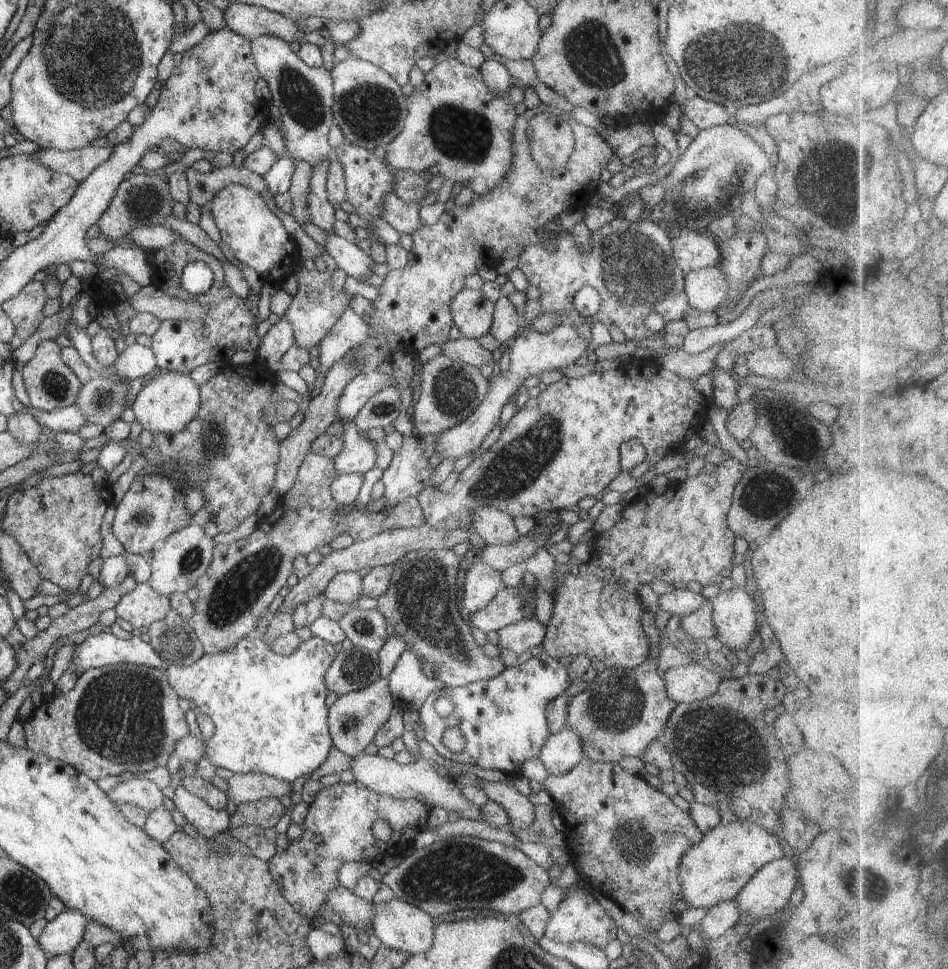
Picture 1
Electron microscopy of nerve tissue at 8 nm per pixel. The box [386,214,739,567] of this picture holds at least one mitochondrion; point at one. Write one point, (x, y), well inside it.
(637, 273)

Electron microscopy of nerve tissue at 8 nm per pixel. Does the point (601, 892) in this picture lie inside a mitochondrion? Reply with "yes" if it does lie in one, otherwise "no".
no

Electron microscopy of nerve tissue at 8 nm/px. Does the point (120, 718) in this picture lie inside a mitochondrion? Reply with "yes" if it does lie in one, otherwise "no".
yes

